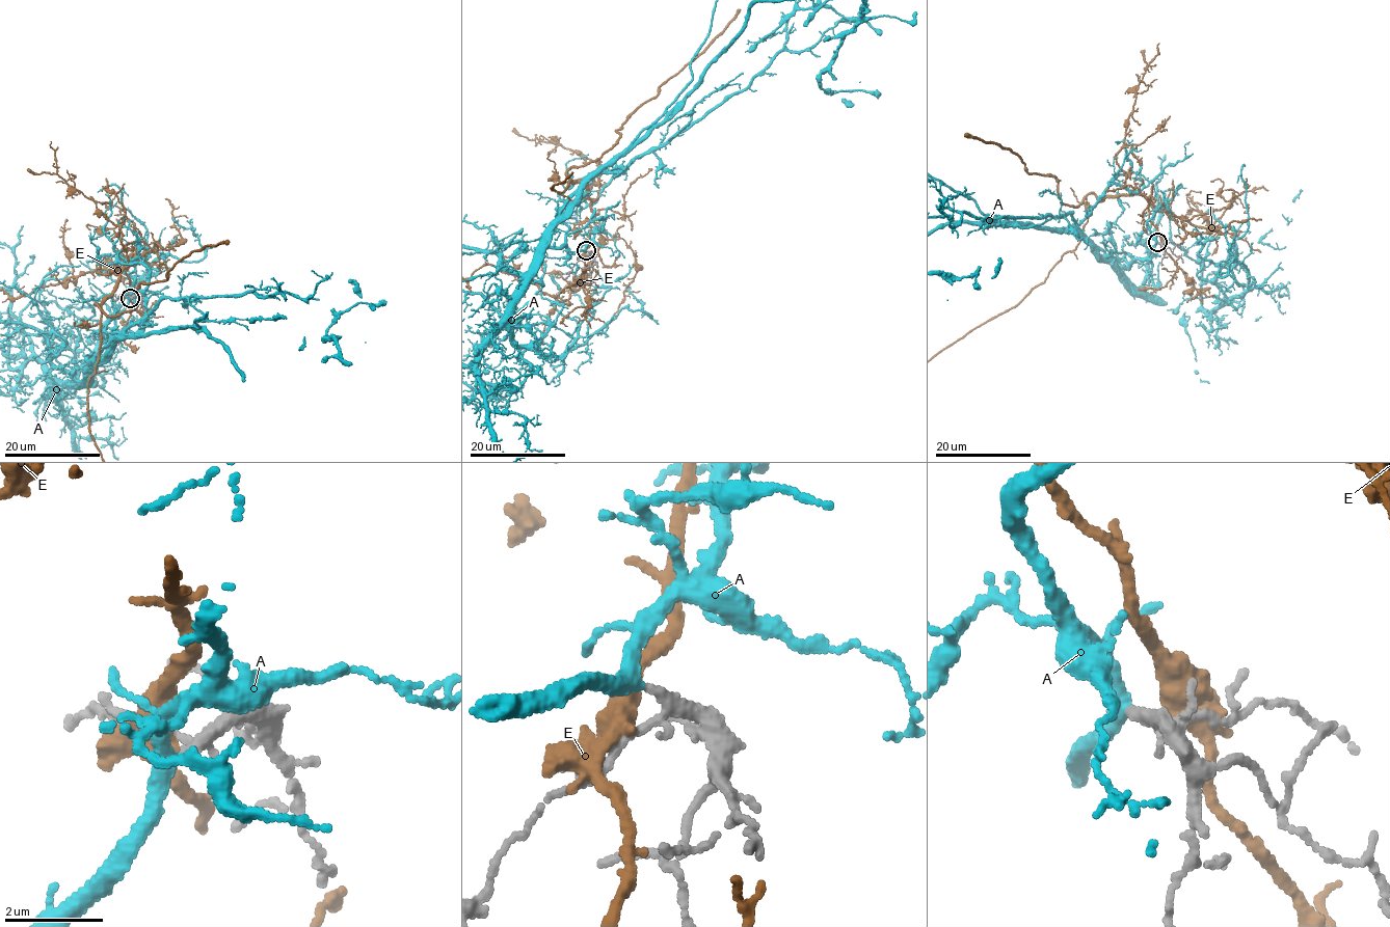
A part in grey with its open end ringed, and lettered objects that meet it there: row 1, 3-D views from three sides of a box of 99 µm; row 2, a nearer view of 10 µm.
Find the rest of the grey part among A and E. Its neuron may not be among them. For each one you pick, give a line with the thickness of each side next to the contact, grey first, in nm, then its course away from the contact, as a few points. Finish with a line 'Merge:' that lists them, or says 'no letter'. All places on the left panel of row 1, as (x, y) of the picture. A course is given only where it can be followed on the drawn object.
A: 160 nm thick on the grey side, 320 nm on the other
Merge: A

